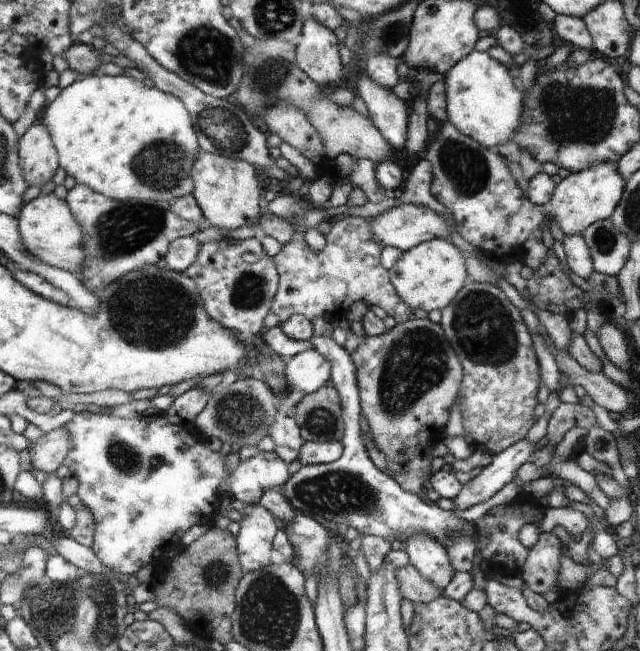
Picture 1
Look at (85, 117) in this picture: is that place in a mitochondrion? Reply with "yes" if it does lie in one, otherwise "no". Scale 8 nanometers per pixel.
no

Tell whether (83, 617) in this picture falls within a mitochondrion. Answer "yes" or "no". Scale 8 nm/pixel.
yes

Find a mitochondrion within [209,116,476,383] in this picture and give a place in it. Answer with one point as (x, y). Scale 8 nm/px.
(248, 293)

